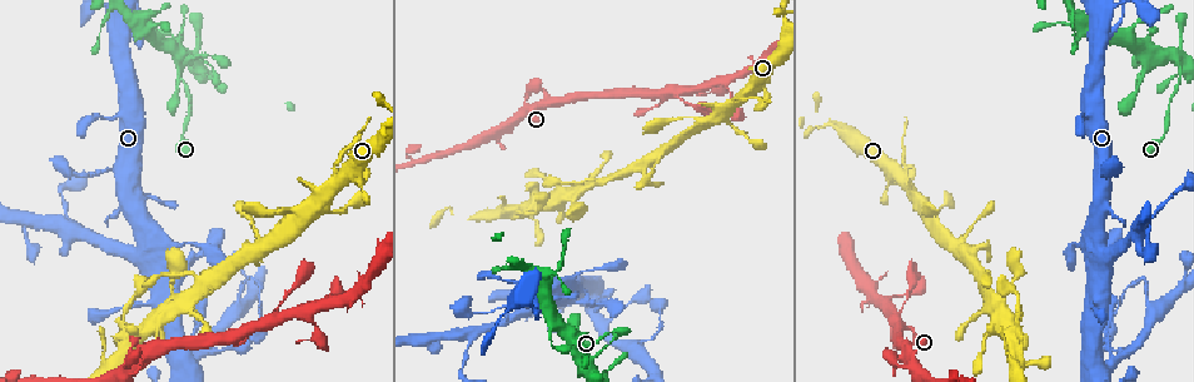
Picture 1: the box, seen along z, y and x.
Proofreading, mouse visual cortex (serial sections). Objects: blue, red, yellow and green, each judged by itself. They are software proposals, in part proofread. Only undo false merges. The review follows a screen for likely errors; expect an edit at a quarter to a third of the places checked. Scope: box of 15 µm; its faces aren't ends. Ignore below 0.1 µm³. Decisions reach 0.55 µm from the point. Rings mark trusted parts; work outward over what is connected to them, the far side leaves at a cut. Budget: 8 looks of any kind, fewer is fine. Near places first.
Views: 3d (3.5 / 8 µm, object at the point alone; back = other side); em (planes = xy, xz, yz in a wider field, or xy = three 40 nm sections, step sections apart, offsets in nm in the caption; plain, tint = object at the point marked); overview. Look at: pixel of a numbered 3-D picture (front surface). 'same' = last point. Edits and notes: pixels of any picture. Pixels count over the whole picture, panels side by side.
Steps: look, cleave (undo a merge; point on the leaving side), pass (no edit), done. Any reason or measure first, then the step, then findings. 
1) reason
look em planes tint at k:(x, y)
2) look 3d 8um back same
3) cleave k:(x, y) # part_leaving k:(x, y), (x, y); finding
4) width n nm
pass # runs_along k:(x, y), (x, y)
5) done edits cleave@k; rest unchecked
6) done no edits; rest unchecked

narrows sharply
look 3d 3.5um at 1:(587, 371)

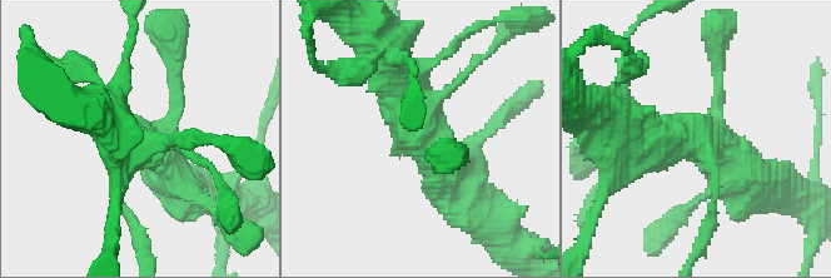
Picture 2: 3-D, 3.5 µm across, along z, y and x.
now the EM
look em xy step 2 tint at 2:(700, 144)

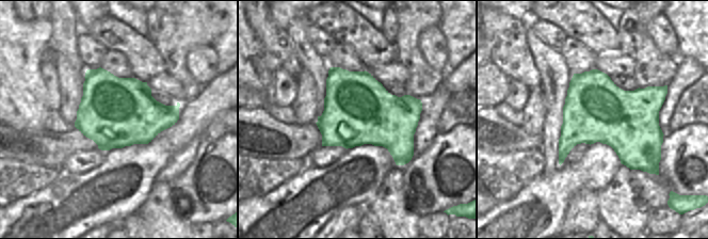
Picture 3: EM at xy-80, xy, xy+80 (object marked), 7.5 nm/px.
pass # runs_along 2:(712, 216), (700, 143), (626, 124); continuous, no second cell

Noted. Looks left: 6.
arms part here
look 3d 3.5um at 1:(473, 331)

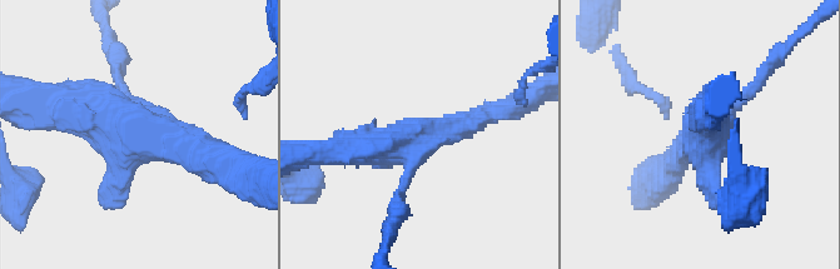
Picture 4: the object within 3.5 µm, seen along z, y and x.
look em xy step 5 tint at 4:(422, 138)

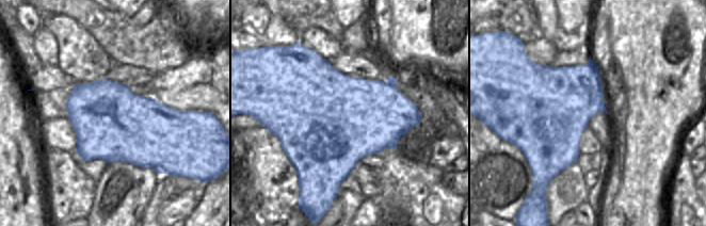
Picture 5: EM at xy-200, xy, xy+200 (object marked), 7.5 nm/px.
pass # runs_along 4:(194, 148), (44, 101); continuous, no second cell

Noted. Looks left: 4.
a fork
look 3d 3.5um at 1:(1126, 355)

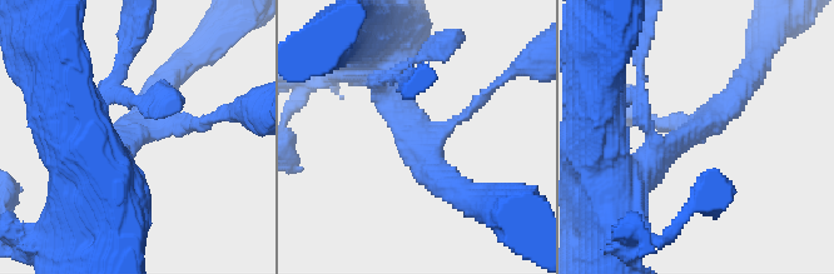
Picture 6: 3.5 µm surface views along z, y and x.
look em xy step 5 tint at 6:(130, 128)

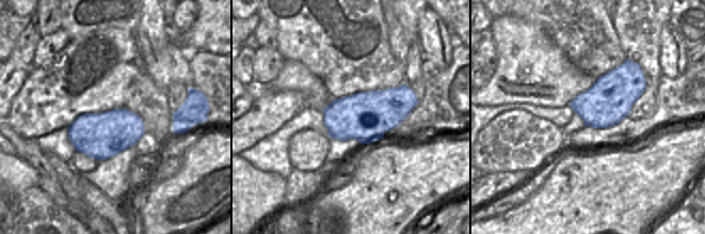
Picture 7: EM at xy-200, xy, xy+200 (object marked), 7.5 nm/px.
pass # one cell here

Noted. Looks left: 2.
done no edits; rest unchecked

